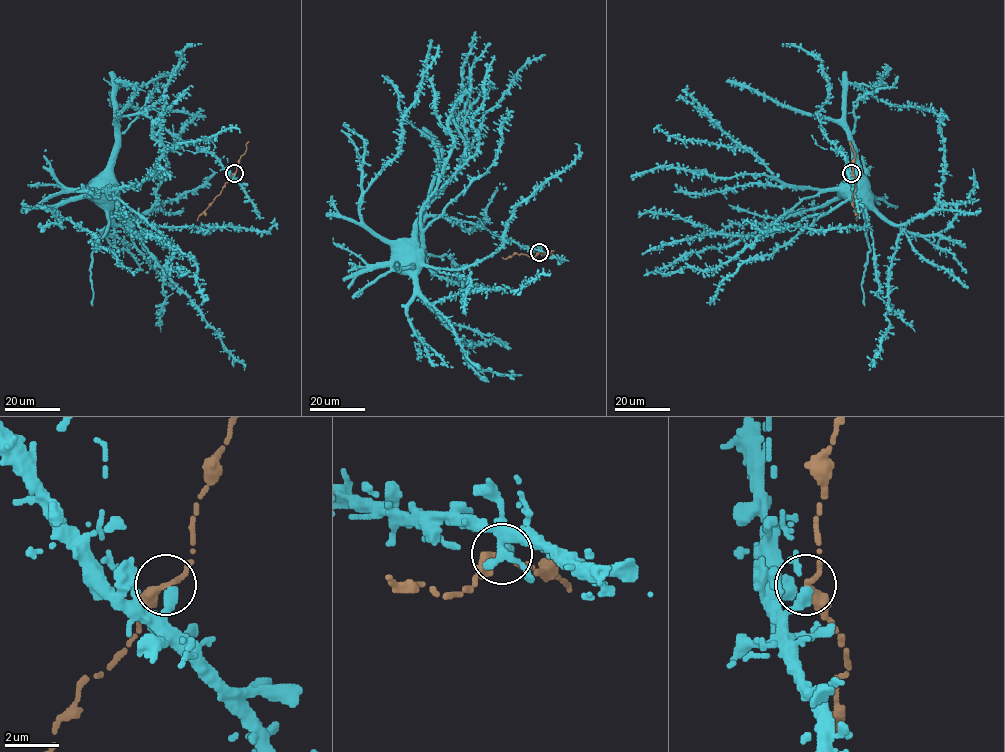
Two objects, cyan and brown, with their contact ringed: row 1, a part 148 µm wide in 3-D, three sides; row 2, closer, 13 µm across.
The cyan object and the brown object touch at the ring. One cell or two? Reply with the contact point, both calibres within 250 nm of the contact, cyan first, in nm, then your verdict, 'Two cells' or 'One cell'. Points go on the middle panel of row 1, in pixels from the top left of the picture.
Place: (539, 252). Thickness 440 nm (cyan) against 280 nm. One cell

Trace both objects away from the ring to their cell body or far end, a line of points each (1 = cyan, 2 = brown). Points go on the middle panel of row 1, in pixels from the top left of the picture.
1: (538, 252), (475, 224), (429, 216), (423, 223), (421, 251), (415, 254), (411, 238), (407, 245)
2: (538, 252), (534, 256), (514, 254), (505, 259), (502, 257)

